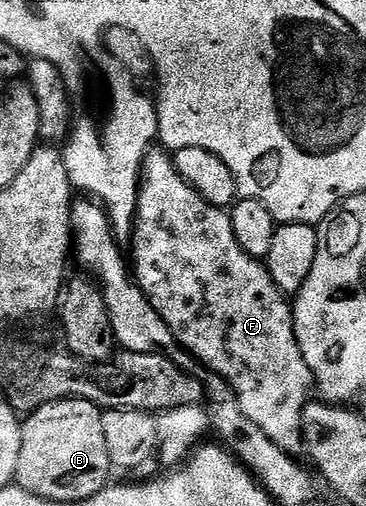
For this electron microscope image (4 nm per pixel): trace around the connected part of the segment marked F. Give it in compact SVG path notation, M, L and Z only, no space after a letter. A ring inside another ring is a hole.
M149 150L148 155L144 159L144 168L140 171L140 188L136 198L136 222L132 225L132 237L130 240L130 248L132 247L130 263L134 268L136 284L143 289L144 296L148 298L150 305L158 313L158 317L162 317L162 321L166 321L166 325L170 325L170 333L174 333L174 337L178 340L180 346L185 347L200 362L201 368L208 370L209 367L218 378L225 379L232 386L232 391L236 394L235 406L241 414L249 418L255 425L258 425L259 429L262 429L266 436L270 437L270 441L274 445L278 445L278 448L284 450L286 454L293 457L303 456L305 454L304 436L300 422L302 421L304 406L310 401L308 390L310 392L313 390L314 380L310 365L306 365L306 357L302 357L302 349L298 345L293 304L289 302L284 292L278 289L278 285L274 285L267 266L261 260L250 257L238 245L238 239L234 237L232 229L231 214L225 208L210 205L190 184L182 181L178 169L172 163L172 155L167 150L156 150Z

